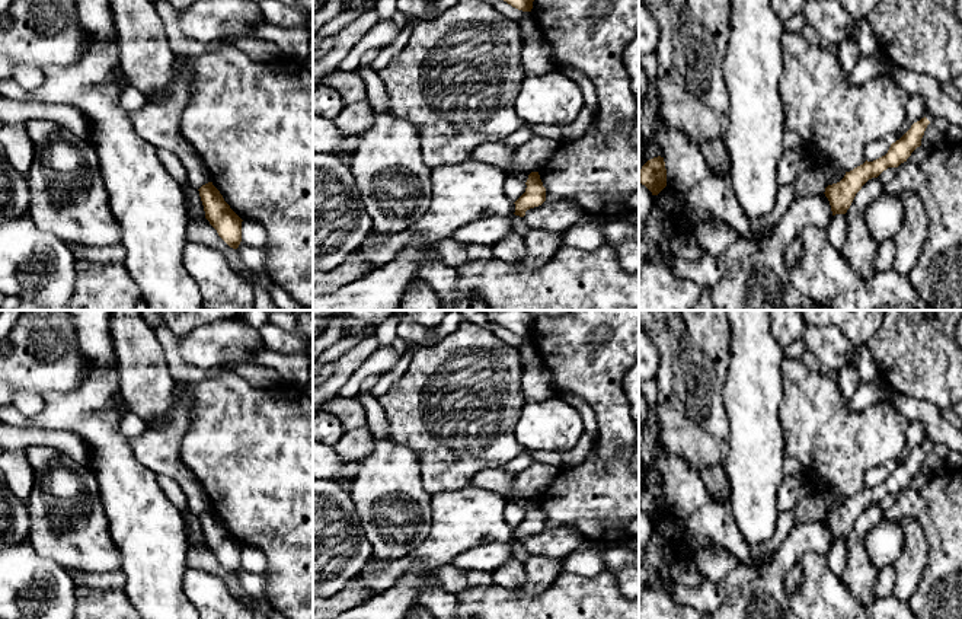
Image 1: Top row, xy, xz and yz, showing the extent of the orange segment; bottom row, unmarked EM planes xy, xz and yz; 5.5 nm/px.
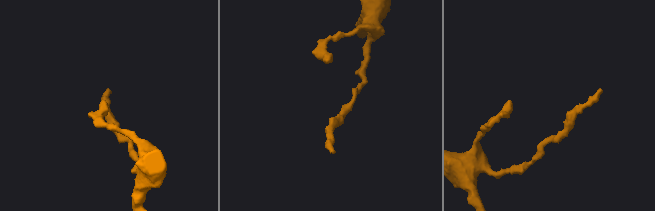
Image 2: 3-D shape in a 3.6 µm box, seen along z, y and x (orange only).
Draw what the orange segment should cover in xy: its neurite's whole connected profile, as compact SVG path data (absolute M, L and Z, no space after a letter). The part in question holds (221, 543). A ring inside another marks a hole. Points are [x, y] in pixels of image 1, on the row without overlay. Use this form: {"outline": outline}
{"outline": "M212 508L202 511L198 517L205 545L230 574L237 575L242 568L243 546L230 535Z"}

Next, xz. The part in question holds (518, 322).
{"outline": "M482 310L489 322L496 322L512 334L531 338L534 318L525 310Z"}

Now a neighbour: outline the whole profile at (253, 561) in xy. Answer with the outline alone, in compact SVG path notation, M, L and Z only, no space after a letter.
M255 546L242 548L242 568L249 574L265 574L268 568L266 555Z

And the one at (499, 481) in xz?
M502 468L493 470L482 470L472 478L470 485L479 489L496 492L502 497L508 497L511 495L515 476L517 475L508 473Z

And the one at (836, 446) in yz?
M784 355L780 374L780 421L786 454L802 465L812 484L850 498L866 488L864 473L870 468L897 460L907 447L905 431L910 421L895 409L891 399L854 412L850 402L843 401L837 380L809 370L802 360Z

